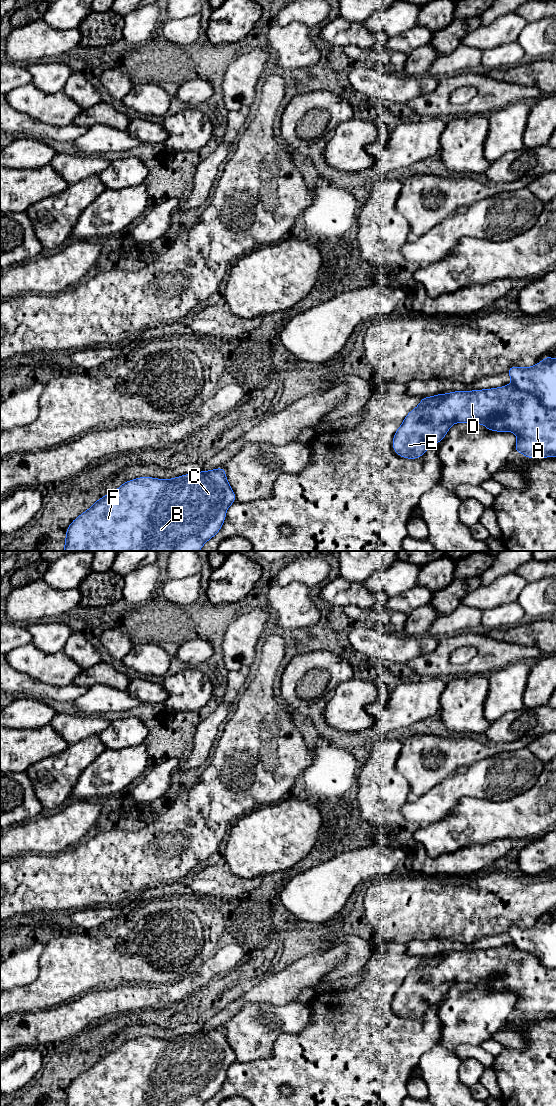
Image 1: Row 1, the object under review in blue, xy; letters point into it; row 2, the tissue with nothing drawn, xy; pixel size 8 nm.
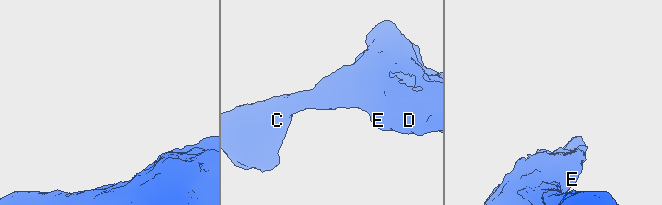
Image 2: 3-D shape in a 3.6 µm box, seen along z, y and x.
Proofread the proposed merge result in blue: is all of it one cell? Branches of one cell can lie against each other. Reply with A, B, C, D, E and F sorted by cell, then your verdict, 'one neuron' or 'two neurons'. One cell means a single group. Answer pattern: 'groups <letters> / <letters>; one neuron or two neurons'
groups A B C D F / E; two neurons

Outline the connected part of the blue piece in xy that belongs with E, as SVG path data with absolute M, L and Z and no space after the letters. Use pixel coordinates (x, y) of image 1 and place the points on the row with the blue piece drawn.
M415 408L407 414L395 432L393 450L406 459L420 458L433 444L443 440L453 424L454 422L444 422L430 427L421 420Z

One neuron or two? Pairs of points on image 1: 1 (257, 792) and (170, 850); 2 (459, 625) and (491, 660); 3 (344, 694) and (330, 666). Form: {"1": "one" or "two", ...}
{"1": "one", "2": "two", "3": "two"}

